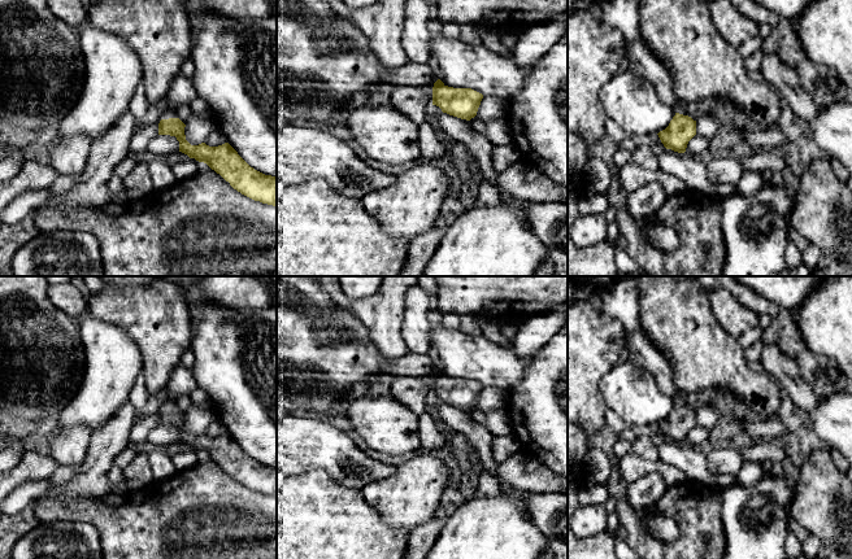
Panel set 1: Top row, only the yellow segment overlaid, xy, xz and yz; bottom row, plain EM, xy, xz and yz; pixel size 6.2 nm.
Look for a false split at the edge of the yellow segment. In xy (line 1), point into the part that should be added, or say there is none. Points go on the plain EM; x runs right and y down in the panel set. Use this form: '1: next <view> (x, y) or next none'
1: next none

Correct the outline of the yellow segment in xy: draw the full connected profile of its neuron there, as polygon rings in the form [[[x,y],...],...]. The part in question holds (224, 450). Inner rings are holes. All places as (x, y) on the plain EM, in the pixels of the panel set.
[[[179,409],[161,410],[158,425],[175,427],[179,442],[207,454],[242,485],[277,498],[277,467],[265,466],[251,458],[229,433],[218,437],[209,437],[205,433],[191,436],[186,431],[184,418]]]

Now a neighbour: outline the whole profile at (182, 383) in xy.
[[[179,363],[165,388],[168,393],[168,403],[162,410],[175,409],[174,399],[178,396],[190,396],[194,389],[197,388],[196,379],[191,368]]]

